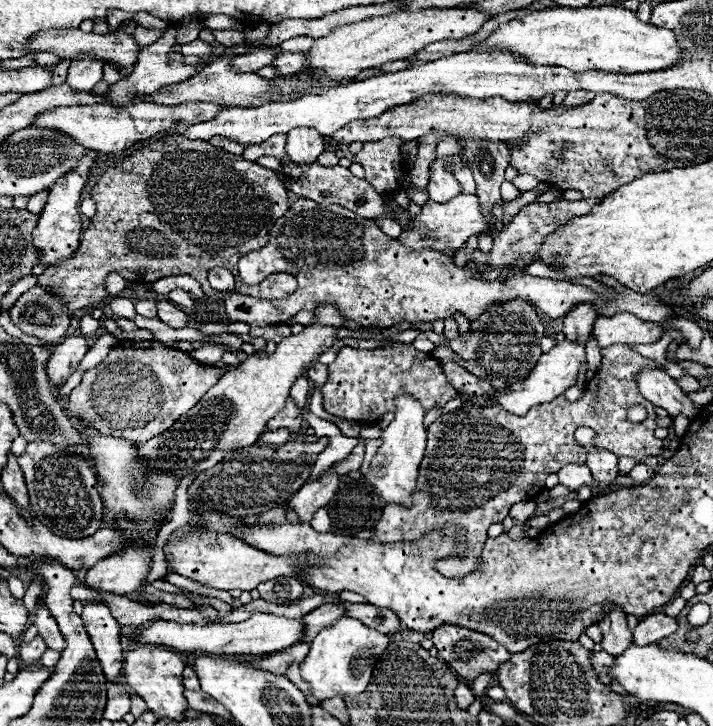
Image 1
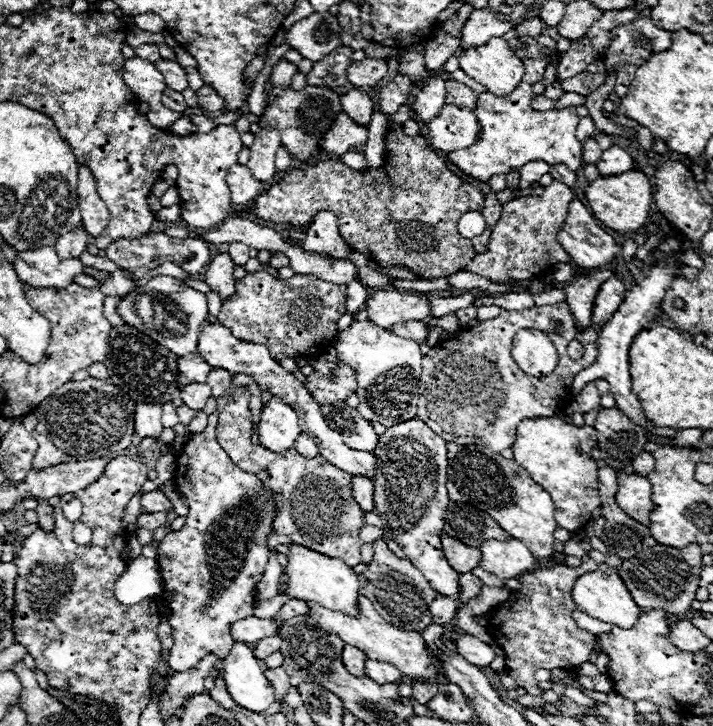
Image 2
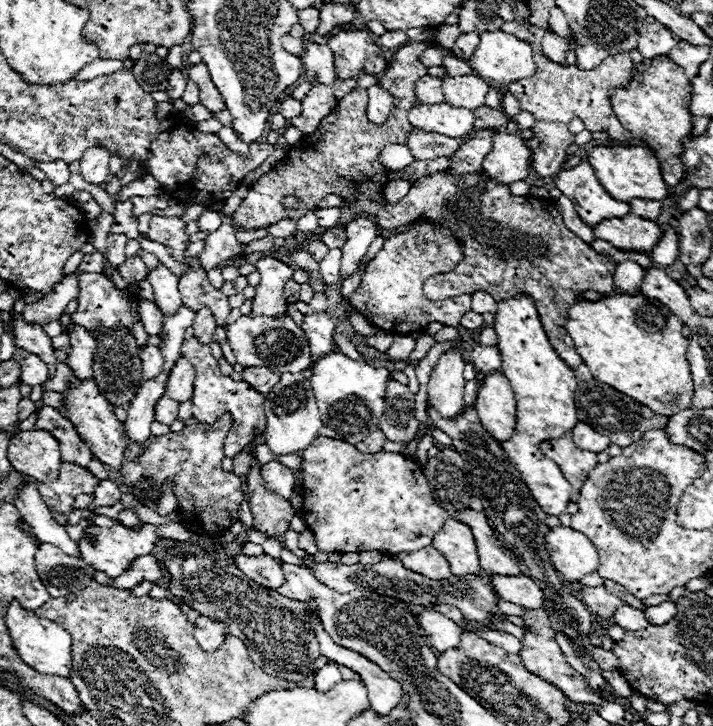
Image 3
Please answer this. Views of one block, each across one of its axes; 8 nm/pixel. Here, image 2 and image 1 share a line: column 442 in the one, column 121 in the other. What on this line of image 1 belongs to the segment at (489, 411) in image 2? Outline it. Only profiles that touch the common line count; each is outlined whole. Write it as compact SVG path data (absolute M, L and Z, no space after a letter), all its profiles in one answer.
M156 340L118 342L106 356L106 370L86 370L82 374L82 382L70 394L68 410L72 416L84 420L84 424L98 430L104 436L126 438L132 442L146 442L158 436L160 432L168 430L172 422L176 422L180 416L184 416L184 412L196 406L200 398L208 392L208 388L212 388L224 374L226 368L202 364L194 360L190 354Z

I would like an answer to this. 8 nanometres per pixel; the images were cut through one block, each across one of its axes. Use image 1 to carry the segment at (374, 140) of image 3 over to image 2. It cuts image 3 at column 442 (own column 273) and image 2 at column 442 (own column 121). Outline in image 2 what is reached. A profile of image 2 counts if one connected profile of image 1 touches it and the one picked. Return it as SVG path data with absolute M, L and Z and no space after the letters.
M402 126L386 134L386 148L390 154L380 168L352 170L338 158L326 158L316 166L300 166L290 170L278 184L256 198L256 216L278 224L300 226L308 224L308 220L318 210L330 210L338 216L338 228L346 244L354 252L364 254L368 260L378 262L384 268L406 266L418 278L428 280L460 272L468 262L474 260L476 252L472 248L472 242L458 234L456 224L462 214L484 208L484 194L450 172L444 160L430 148L430 144L422 136L406 136L402 132Z

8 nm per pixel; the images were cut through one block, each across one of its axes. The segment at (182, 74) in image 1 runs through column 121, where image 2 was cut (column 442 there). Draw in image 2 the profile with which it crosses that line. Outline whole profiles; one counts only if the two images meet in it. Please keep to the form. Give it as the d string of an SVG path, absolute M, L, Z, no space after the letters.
M434 76L428 78L428 86L424 86L412 102L412 110L414 110L414 120L428 124L444 106L444 96L446 96L446 88L444 88L444 80Z

